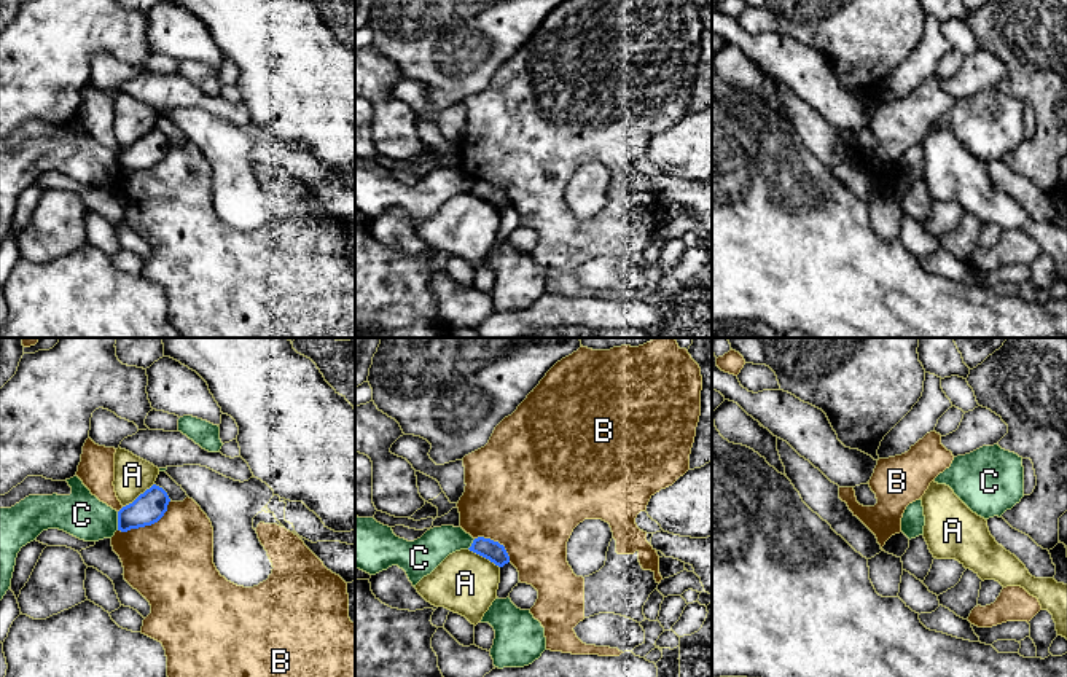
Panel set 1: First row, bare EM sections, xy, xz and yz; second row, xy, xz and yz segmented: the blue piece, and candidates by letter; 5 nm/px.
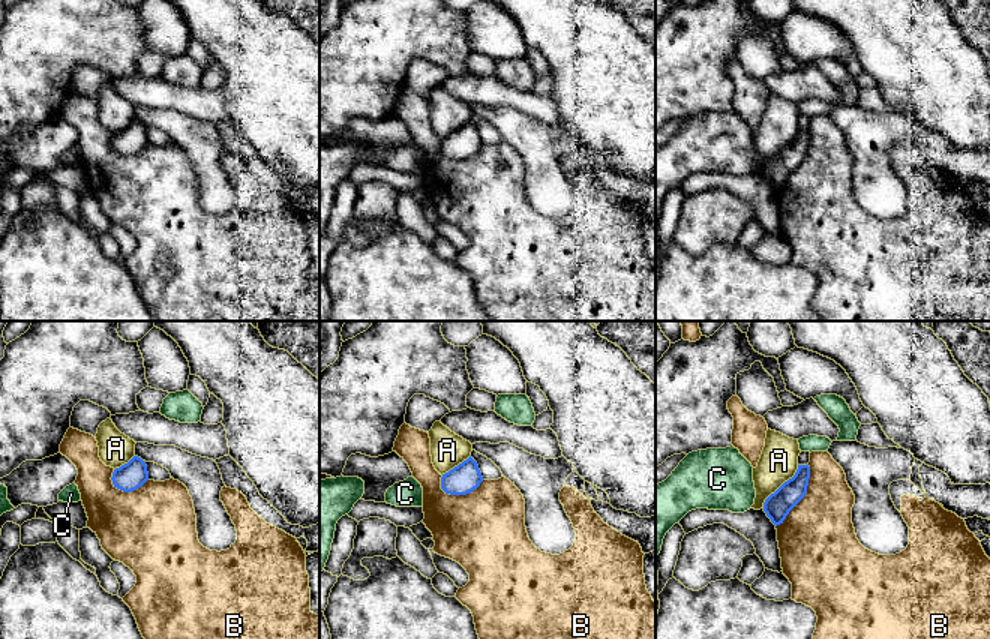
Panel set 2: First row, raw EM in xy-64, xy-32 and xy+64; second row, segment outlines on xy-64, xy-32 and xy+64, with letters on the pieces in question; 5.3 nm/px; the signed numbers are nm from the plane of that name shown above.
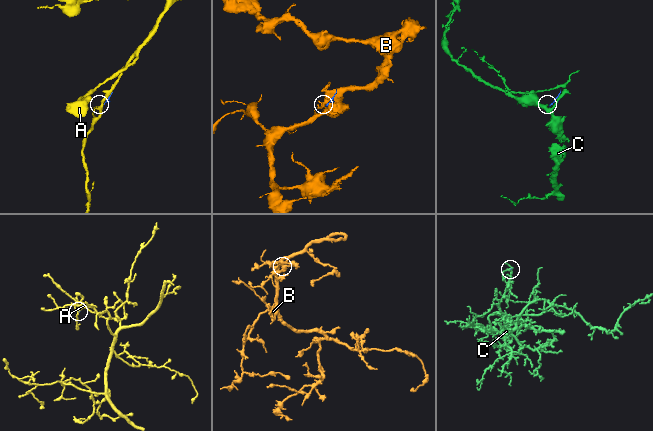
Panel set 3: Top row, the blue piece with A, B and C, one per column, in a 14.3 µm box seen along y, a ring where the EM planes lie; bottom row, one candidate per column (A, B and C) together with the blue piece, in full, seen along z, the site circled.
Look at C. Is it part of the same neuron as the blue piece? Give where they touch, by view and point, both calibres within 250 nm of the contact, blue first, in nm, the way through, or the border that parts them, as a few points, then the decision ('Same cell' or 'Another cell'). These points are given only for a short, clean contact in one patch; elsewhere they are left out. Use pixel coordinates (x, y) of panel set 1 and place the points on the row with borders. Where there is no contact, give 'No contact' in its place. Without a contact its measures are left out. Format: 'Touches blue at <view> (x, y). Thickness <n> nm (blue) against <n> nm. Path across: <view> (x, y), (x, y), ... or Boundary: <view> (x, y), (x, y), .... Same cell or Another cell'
Touches blue at xy (118, 521). Thickness 160 nm (blue) against 220 nm. Another cell

